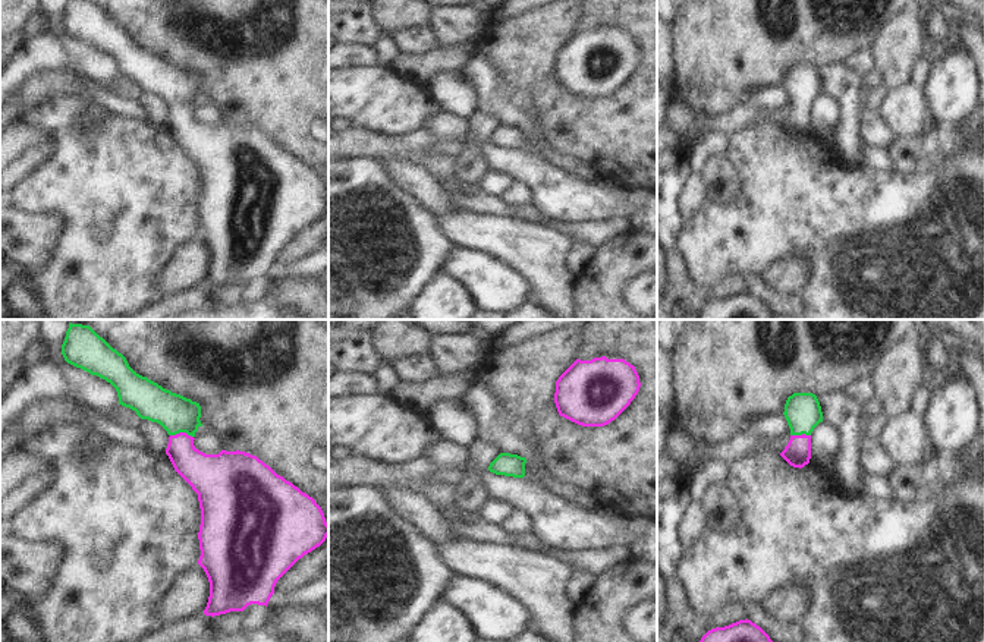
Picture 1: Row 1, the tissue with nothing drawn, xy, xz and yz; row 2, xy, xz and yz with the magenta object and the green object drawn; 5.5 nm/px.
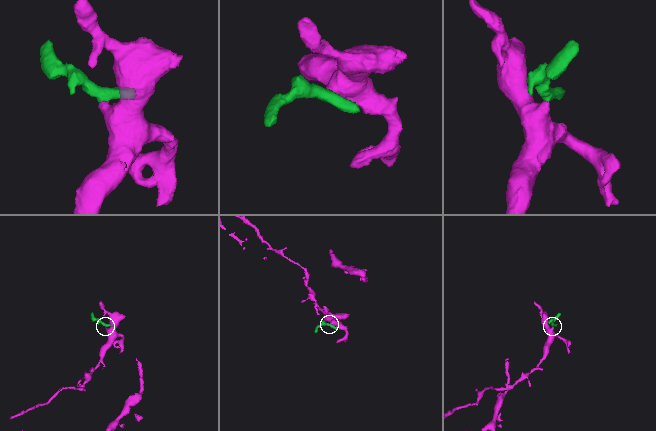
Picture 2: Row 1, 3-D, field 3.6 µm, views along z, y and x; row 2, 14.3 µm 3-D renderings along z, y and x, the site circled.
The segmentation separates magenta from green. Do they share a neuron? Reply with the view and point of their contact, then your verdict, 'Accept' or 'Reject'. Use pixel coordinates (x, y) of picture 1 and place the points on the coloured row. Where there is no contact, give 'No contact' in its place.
Touches magenta at xy (182, 433). Accept

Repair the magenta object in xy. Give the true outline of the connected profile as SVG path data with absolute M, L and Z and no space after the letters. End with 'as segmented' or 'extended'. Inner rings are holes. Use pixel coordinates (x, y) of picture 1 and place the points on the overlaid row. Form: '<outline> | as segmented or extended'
M69 324L62 344L62 355L67 364L110 383L117 391L119 405L135 410L141 419L160 424L170 435L166 454L175 471L198 494L201 509L201 525L198 532L201 556L198 564L204 569L210 582L210 597L204 614L214 617L230 611L243 611L251 604L267 607L274 594L277 580L299 558L320 547L328 536L328 523L315 500L283 476L277 475L257 456L239 450L221 450L219 454L205 454L199 451L194 446L195 432L202 427L199 421L199 403L172 393L147 377L136 374L129 366L126 358L113 349L89 325Z | extended

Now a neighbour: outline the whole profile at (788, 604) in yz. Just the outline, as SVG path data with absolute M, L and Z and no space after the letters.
M795 582L767 597L763 604L776 620L796 627L811 605L811 589L804 582Z

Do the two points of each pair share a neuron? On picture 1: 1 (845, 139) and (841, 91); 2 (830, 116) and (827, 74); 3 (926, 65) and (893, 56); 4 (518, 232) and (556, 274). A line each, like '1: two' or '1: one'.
1: one
2: two
3: two
4: one

